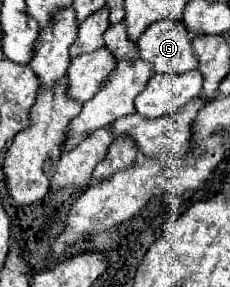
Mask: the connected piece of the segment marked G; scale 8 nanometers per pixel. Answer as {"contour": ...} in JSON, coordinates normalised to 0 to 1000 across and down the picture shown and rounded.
{"contour":[[[748,63],[687,70],[687,77],[652,84],[626,105],[626,118],[609,125],[600,167],[609,167],[609,202],[635,216],[661,216],[670,251],[791,258],[791,251],[826,251],[861,230],[861,209],[835,188],[835,146],[826,146],[826,125],[817,125],[800,84],[774,70],[748,70]]]}

